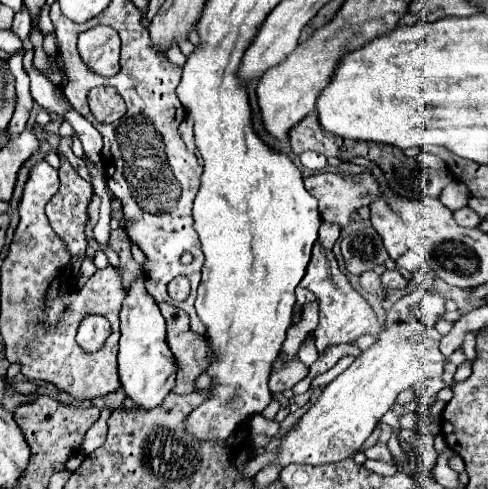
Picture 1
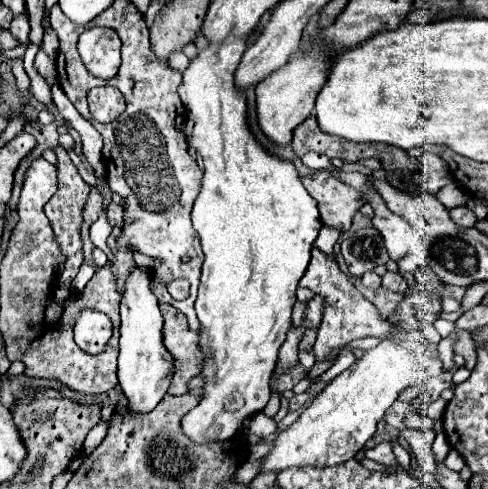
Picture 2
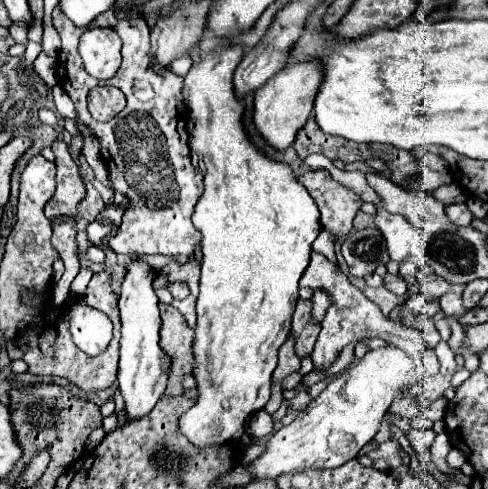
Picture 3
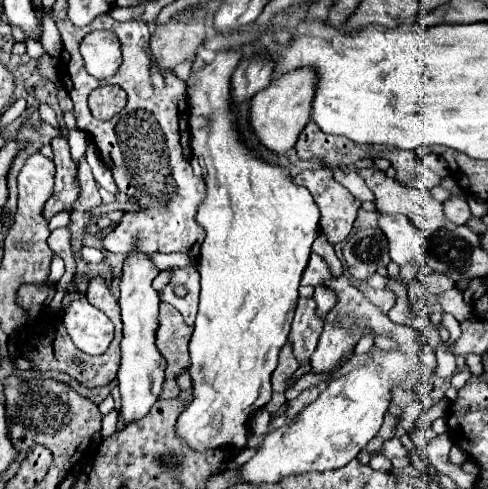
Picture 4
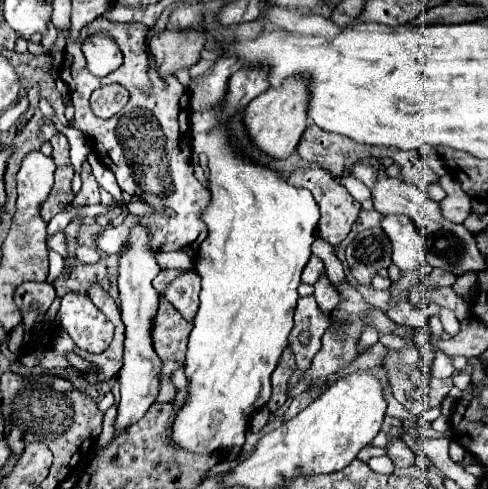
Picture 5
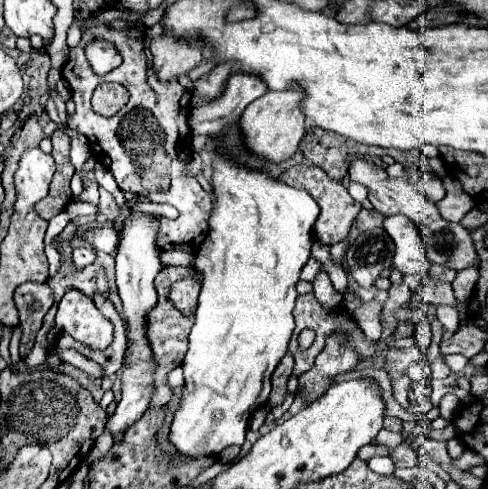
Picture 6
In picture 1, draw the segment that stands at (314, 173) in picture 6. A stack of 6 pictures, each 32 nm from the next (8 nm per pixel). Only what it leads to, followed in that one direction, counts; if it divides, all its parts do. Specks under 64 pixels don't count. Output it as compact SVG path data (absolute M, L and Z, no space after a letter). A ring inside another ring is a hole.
M362 172L358 174L360 180L354 180L346 174L314 174L314 176L308 176L304 178L304 184L306 184L306 190L318 200L318 208L320 208L320 216L322 220L326 222L332 222L332 224L340 224L340 226L348 226L350 222L350 216L362 208L362 206L370 206L374 200L382 198L382 190L380 190L380 184L378 180L372 176L372 172Z

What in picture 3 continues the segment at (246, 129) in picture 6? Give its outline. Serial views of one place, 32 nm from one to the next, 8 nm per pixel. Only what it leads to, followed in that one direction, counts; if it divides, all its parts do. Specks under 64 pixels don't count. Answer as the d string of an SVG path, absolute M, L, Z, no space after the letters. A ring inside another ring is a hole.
M302 60L296 64L290 64L282 70L278 70L268 84L262 84L256 90L254 96L254 124L258 132L266 138L268 144L272 144L278 150L288 148L296 132L302 128L302 124L310 118L314 108L314 98L320 90L320 82L324 80L324 70L318 60Z

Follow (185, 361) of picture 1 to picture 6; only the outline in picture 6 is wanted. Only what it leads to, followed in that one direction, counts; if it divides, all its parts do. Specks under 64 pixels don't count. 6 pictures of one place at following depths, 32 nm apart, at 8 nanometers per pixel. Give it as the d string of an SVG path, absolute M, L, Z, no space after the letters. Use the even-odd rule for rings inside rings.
M182 266L162 268L160 274L156 276L156 280L154 280L154 286L158 290L158 304L156 304L156 308L148 316L146 334L148 334L150 346L154 350L154 356L156 356L156 362L158 362L158 370L156 370L156 396L152 398L150 406L164 406L164 404L168 404L168 400L172 398L172 388L168 384L168 372L172 372L174 368L182 366L186 350L188 350L188 334L190 334L192 324L194 324L194 316L182 316L178 312L178 308L168 300L168 288L176 280L180 280L184 276L198 276L202 280L202 276L198 272L194 272L194 268L182 268Z

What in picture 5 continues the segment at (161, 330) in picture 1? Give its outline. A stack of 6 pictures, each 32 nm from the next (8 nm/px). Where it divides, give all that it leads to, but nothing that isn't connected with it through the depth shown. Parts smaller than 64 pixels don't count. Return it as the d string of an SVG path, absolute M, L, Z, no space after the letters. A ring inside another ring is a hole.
M136 226L130 232L128 246L120 258L120 268L118 268L118 288L120 288L120 310L122 310L122 322L124 322L124 360L122 368L118 372L118 382L120 382L120 406L118 406L118 416L114 428L120 432L128 428L130 424L138 422L148 408L154 404L158 390L160 390L160 368L162 360L158 358L154 344L152 344L152 326L154 326L154 316L158 310L158 300L160 294L154 290L152 280L158 276L160 266L156 264L154 252L148 252L148 232L144 228Z

